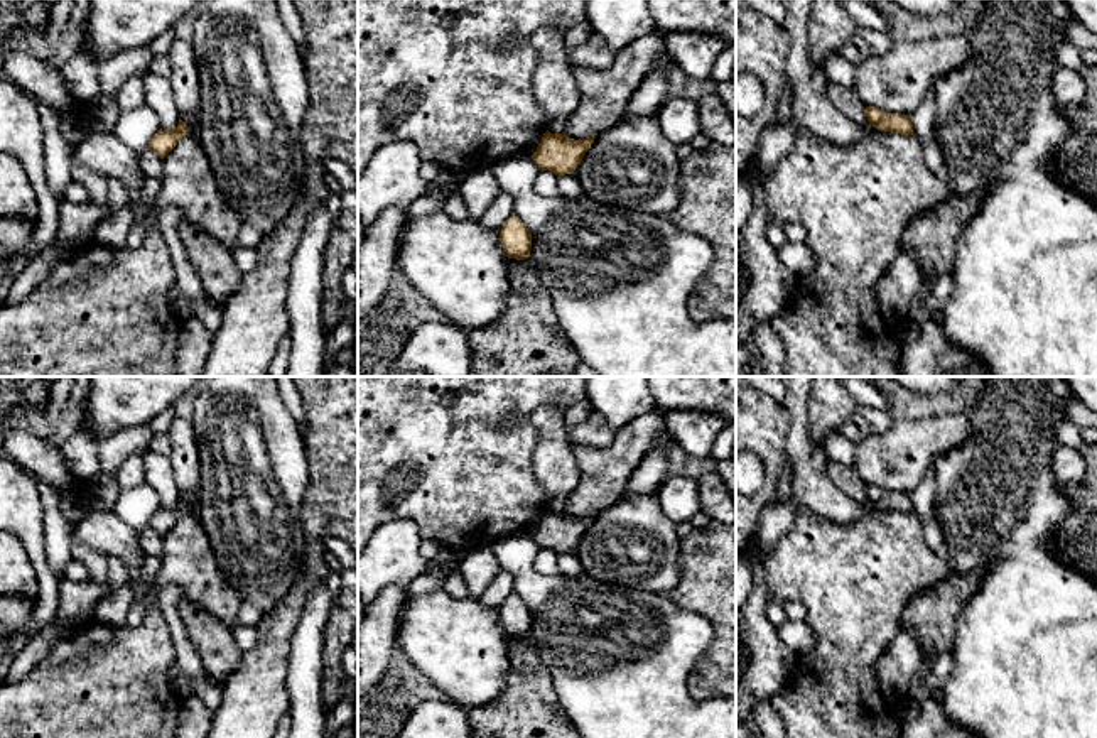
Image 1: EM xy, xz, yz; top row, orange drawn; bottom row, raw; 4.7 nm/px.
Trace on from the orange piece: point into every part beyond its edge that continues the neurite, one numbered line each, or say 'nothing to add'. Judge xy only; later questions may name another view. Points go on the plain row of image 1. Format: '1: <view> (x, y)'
nothing to add

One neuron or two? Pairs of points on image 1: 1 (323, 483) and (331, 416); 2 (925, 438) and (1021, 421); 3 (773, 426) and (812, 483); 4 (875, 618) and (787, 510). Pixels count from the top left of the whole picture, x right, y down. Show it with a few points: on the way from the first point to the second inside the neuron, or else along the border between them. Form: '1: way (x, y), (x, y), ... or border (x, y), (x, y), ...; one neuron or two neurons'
1: way (331, 466), (331, 433); one neuron
2: border (966, 409), (971, 434), (939, 455); two neurons
3: border (785, 404), (790, 414), (790, 460); two neurons
4: border (832, 520), (824, 520), (802, 510), (770, 553); two neurons

